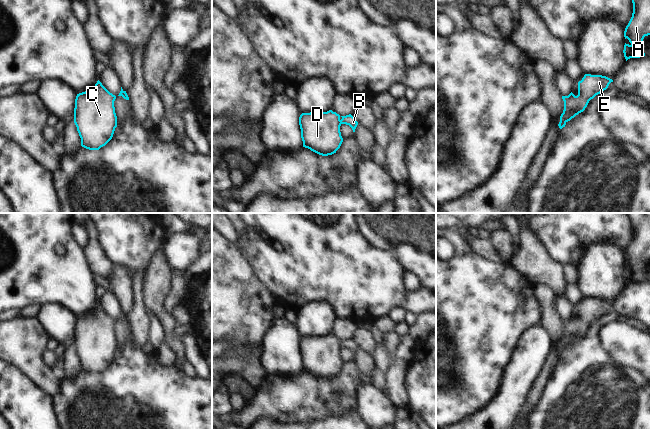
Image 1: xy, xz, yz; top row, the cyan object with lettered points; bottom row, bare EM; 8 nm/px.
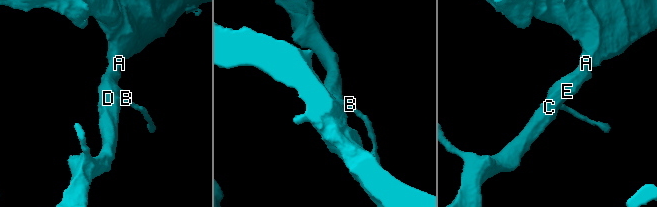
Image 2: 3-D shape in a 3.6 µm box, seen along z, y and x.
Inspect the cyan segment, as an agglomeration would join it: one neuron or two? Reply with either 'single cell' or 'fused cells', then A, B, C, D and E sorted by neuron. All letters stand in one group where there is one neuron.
fused cells; groups A C D E / B

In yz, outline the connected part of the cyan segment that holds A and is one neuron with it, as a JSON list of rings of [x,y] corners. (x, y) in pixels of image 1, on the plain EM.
[[[628,213],[633,227],[632,241],[625,252],[624,261],[631,267],[624,269],[624,281],[645,280],[642,268],[645,260],[650,259],[650,213]]]

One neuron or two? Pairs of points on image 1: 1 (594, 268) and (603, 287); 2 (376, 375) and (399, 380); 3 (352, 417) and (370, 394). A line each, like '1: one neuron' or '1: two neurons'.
1: one neuron
2: two neurons
3: two neurons

